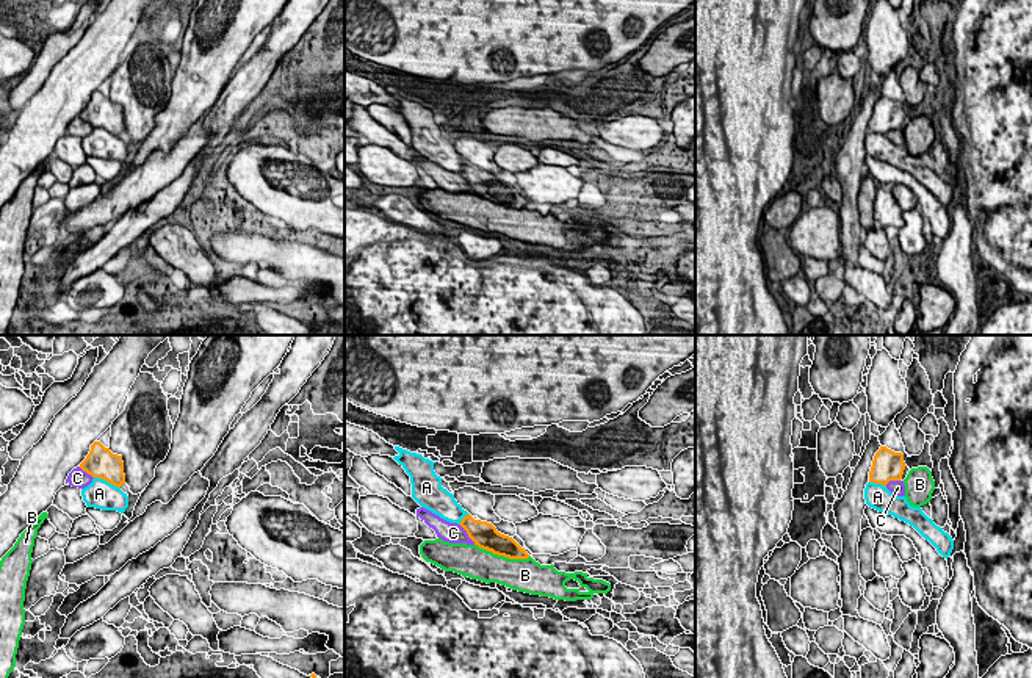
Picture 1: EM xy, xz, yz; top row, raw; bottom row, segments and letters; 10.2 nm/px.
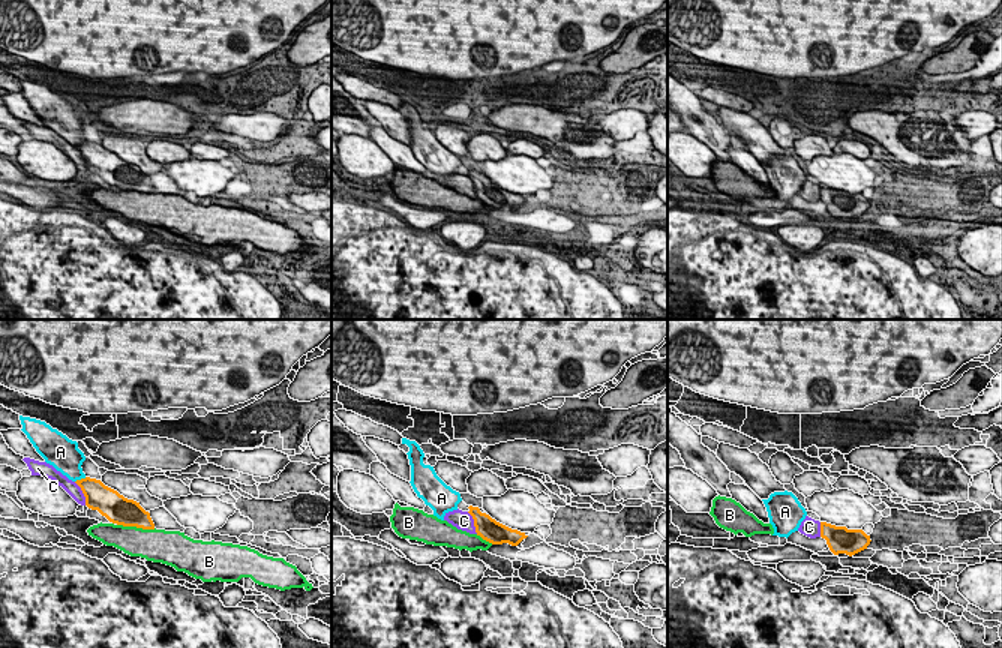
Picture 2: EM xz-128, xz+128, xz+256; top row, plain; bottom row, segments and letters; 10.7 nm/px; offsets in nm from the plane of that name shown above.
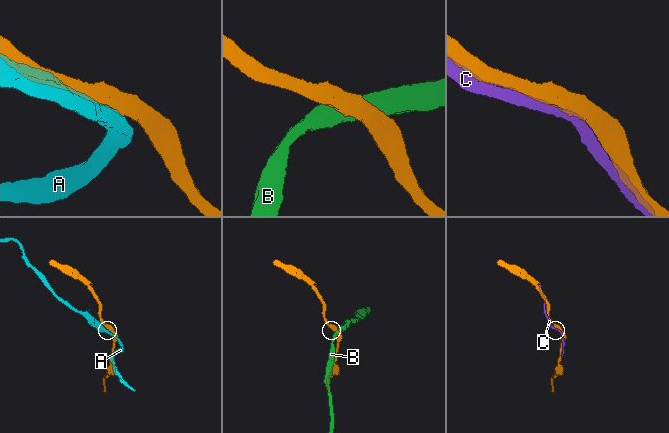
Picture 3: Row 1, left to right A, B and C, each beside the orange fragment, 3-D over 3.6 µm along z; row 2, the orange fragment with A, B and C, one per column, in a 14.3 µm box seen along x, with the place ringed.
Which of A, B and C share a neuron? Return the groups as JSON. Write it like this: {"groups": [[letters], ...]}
{"groups": [["A"], ["B"], ["C"]]}

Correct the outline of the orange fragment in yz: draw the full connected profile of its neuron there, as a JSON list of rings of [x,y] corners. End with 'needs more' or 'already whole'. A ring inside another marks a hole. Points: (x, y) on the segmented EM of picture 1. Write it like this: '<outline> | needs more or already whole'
[[[880,446],[869,471],[869,482],[885,485],[893,495],[905,496],[902,474],[905,470],[904,454]]] | needs more

